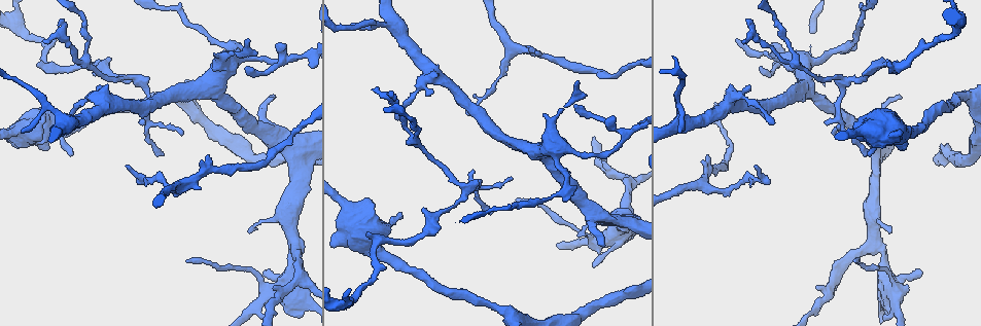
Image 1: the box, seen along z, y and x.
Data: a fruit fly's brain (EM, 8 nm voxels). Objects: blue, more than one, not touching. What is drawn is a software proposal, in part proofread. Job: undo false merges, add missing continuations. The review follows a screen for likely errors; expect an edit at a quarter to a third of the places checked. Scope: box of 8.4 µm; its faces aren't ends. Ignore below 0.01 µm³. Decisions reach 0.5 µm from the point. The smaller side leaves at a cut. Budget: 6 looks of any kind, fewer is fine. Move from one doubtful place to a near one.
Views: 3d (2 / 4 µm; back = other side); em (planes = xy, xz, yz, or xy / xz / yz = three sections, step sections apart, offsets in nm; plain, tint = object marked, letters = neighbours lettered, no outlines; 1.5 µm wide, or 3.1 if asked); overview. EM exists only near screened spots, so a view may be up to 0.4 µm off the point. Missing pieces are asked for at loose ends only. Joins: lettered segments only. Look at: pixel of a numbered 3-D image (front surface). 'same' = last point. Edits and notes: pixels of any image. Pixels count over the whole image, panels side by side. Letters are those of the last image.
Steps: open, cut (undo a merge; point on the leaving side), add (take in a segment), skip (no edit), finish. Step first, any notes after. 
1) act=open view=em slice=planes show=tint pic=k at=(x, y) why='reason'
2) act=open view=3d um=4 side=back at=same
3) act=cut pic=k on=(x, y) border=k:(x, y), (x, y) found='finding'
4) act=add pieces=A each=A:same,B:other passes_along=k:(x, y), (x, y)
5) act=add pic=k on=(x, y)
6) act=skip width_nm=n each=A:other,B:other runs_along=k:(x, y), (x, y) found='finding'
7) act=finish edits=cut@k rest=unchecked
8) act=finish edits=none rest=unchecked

act=open view=em slice=xz step=8 show=letters pic=1 at=(248, 39) why='free end'

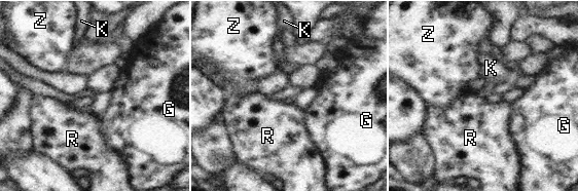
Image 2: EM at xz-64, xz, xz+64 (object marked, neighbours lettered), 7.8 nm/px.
act=open view=em slice=planes show=letters at=same

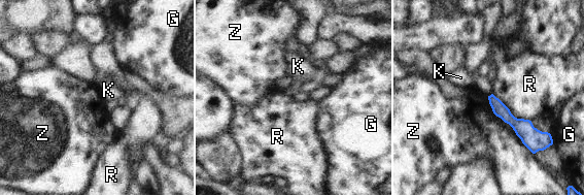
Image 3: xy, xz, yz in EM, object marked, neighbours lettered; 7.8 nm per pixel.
act=skip each=G:other,K:other,R:other,Z:other border=3:(492, 93), (515, 117), (530, 121) found='none of them fits'

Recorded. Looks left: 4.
act=open view=3d um=4 pic=1 at=(771, 124) why='thin end'

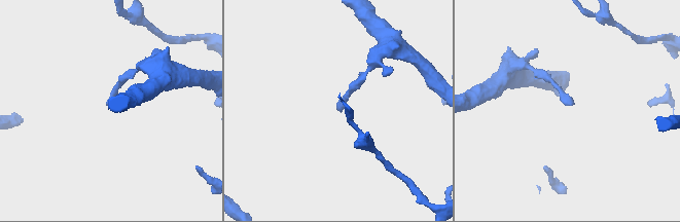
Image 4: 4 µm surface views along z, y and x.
act=open view=em slice=xz step=8 show=letters pic=4 at=(107, 103) why='shape alone is not enough'

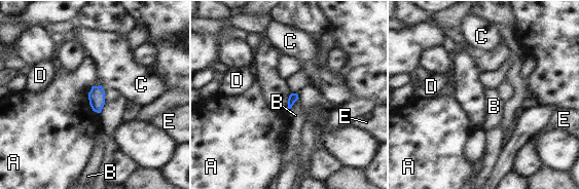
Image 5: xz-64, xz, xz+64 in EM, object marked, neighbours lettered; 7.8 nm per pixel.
act=open view=em slice=planes show=letters at=same why='another direction'

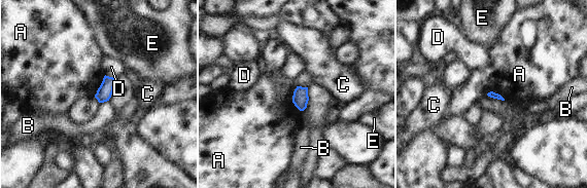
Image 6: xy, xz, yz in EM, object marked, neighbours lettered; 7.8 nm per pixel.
act=skip each=A:other,B:other,C:other,D:other,E:other border=6:(105, 75), (94, 96) found='none of them fits'

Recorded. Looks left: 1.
act=finish edits=none rest=unchecked

